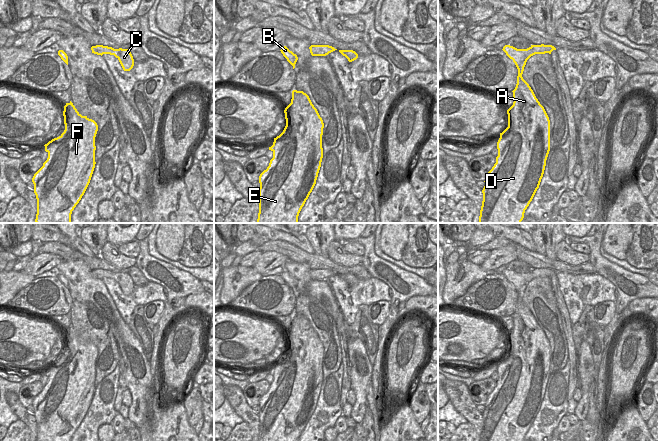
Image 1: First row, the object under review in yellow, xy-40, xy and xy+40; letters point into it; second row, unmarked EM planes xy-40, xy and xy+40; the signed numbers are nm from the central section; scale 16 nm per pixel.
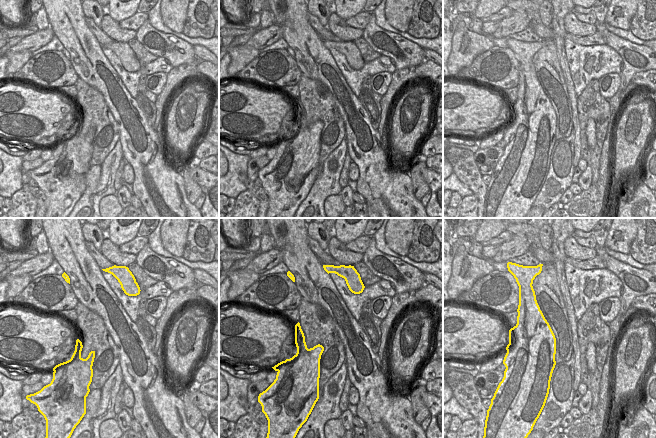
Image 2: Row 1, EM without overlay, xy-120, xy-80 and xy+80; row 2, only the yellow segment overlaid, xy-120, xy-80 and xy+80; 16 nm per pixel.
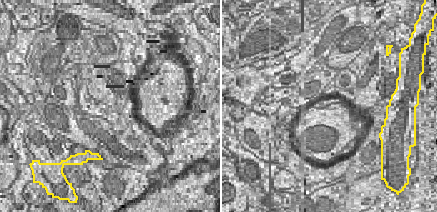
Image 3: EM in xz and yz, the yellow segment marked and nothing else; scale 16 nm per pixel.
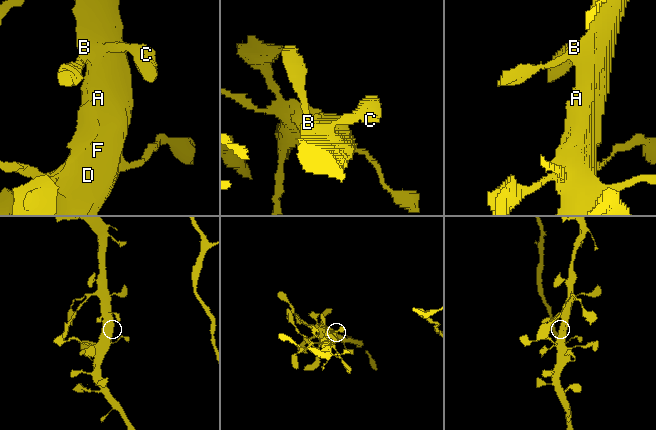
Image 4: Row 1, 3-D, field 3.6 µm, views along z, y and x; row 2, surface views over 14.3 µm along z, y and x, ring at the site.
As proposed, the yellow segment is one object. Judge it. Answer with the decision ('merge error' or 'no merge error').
no merge error

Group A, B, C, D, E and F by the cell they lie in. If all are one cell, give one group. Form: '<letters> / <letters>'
A B C D E F

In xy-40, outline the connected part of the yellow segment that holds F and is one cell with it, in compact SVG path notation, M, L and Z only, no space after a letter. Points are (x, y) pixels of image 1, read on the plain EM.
M71 325L64 330L63 340L65 354L59 361L44 369L48 382L32 402L37 423L36 441L71 441L90 407L95 392L97 347L87 340L82 340Z

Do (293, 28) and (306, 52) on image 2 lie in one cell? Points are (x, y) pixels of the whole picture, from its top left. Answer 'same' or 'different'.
same

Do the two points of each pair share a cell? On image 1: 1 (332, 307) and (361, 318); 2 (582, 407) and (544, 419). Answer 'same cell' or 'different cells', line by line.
1: different cells
2: different cells

